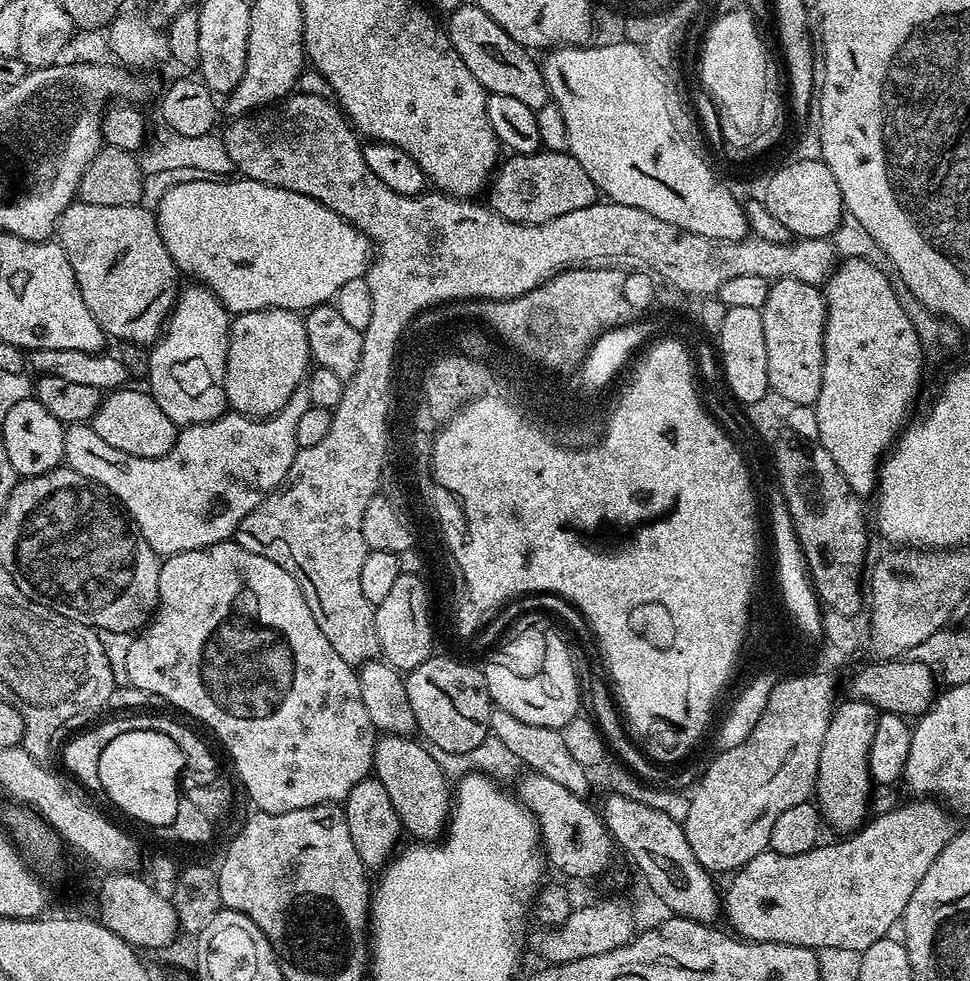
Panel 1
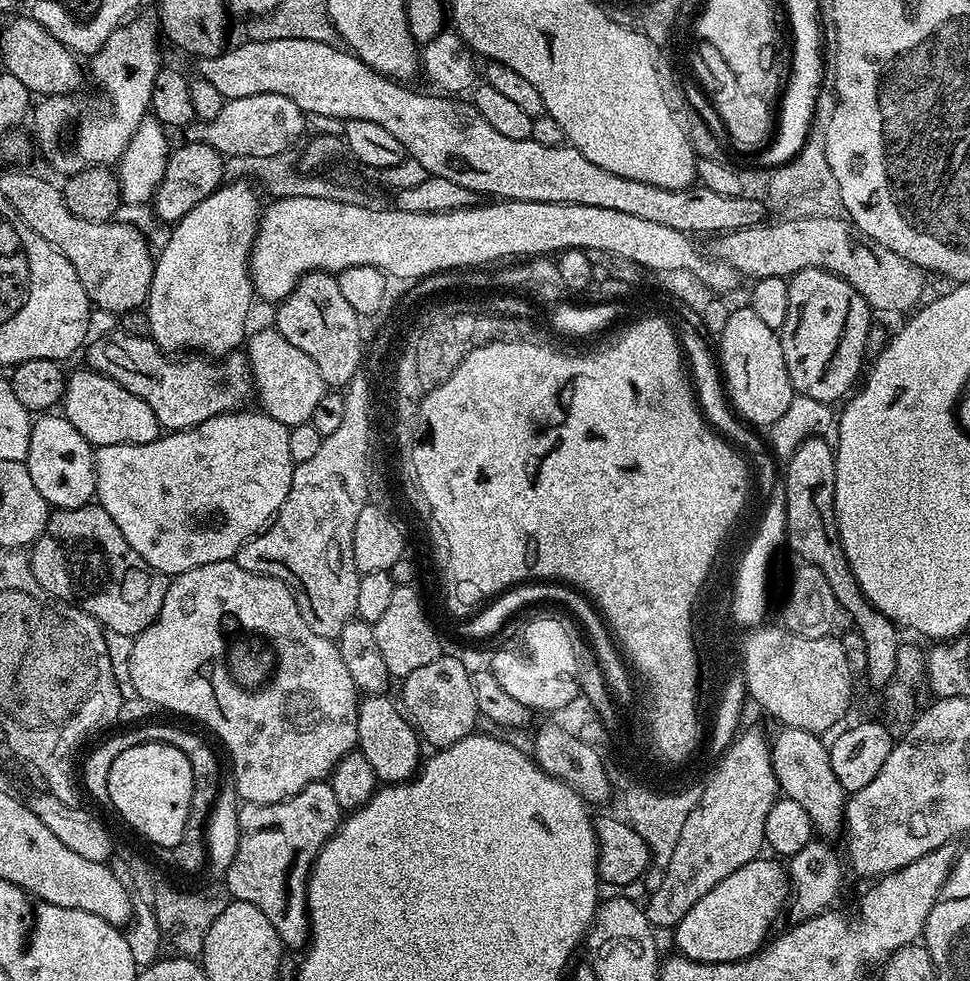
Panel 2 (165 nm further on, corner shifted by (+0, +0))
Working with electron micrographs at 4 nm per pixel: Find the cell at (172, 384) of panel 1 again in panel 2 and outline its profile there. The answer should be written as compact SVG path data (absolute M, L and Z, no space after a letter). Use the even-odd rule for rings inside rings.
M247 179L224 182L220 184L216 191L198 202L184 217L171 225L170 231L168 232L169 241L166 242L164 248L159 249L158 255L154 260L152 281L150 282L148 303L146 305L149 328L147 331L150 333L151 340L153 340L159 348L165 350L176 350L172 348L192 348L188 350L199 350L209 357L220 358L233 350L239 349L241 345L245 343L246 333L249 331L248 315L252 312L252 300L254 301L252 278L248 275L248 255L252 252L252 239L256 237L256 227L260 224L262 215L262 203L260 204L261 193L259 191L256 193L251 187L255 188Z

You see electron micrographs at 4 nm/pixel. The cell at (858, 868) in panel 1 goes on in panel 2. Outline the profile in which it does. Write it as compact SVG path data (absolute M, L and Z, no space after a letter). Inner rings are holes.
M754 859L746 862L741 869L734 870L685 912L674 929L675 951L679 955L694 962L721 964L744 960L760 951L769 939L768 931L771 930L772 923L779 918L783 908L785 911L790 900L787 871L781 865L779 868L775 859L764 859Z

